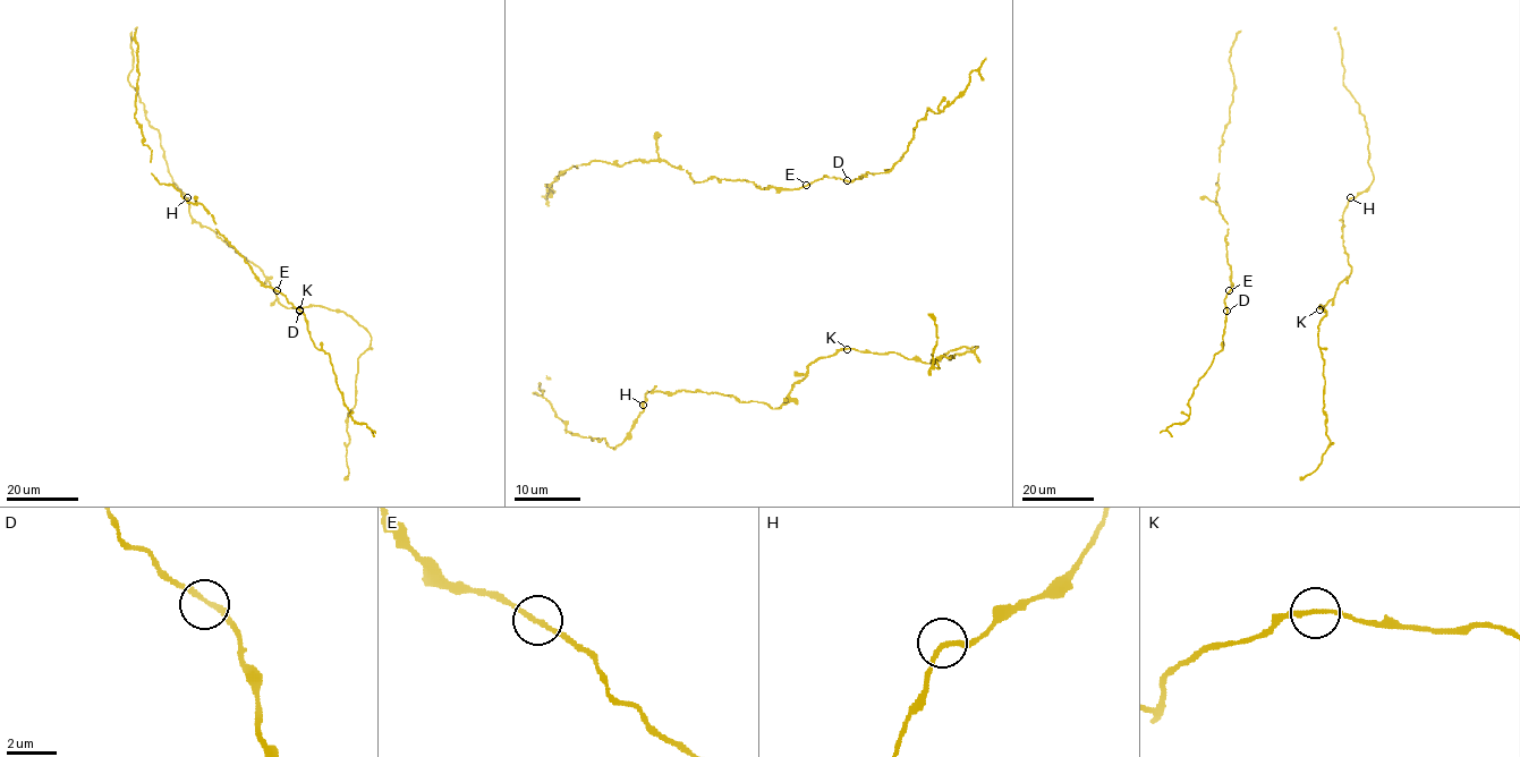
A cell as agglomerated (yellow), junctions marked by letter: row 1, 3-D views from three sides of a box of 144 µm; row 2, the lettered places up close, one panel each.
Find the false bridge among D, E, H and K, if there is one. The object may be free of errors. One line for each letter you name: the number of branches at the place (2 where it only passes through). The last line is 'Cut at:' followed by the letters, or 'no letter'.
Cut at: no letter

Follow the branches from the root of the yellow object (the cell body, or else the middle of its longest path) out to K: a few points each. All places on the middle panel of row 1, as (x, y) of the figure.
K: (643, 405), (647, 392), (690, 390), (716, 392), (741, 401), (763, 401), (778, 408), (816, 358), (847, 349)

